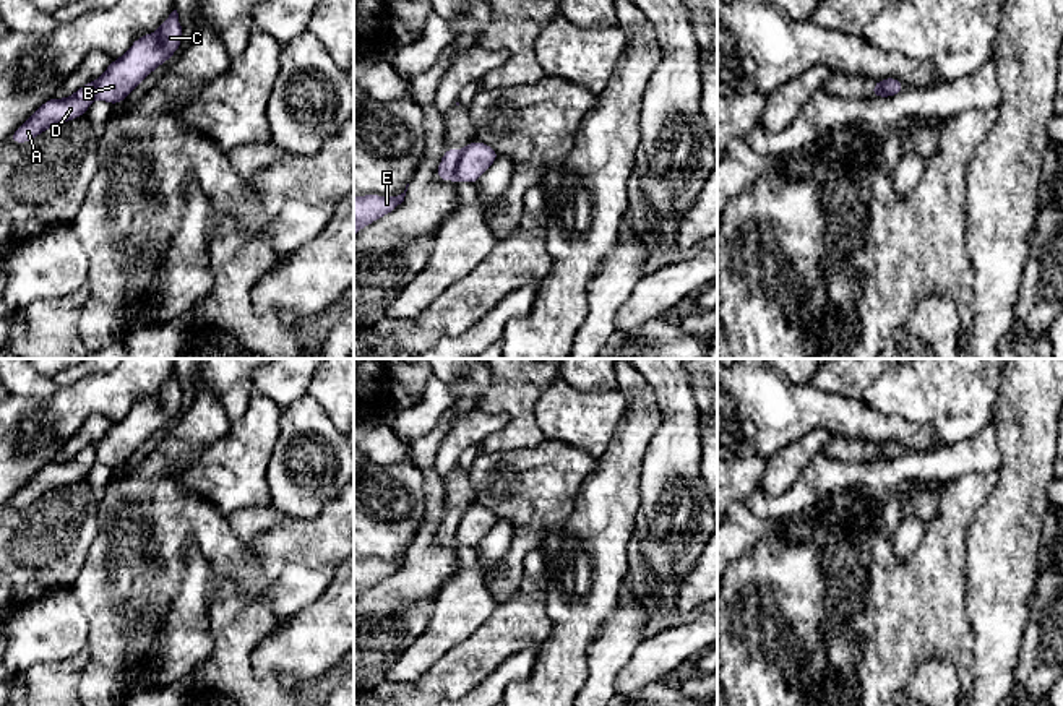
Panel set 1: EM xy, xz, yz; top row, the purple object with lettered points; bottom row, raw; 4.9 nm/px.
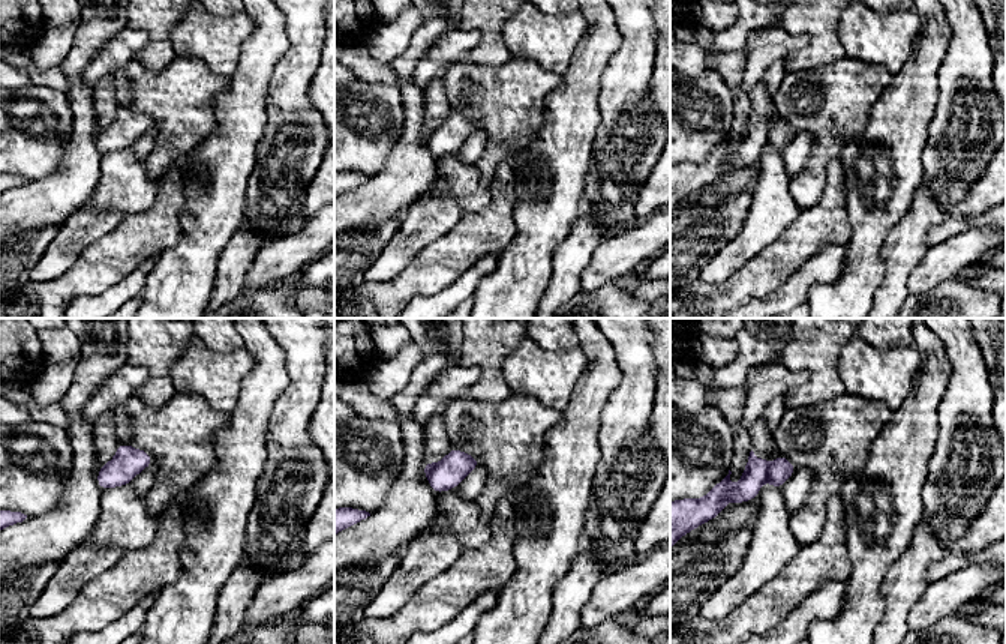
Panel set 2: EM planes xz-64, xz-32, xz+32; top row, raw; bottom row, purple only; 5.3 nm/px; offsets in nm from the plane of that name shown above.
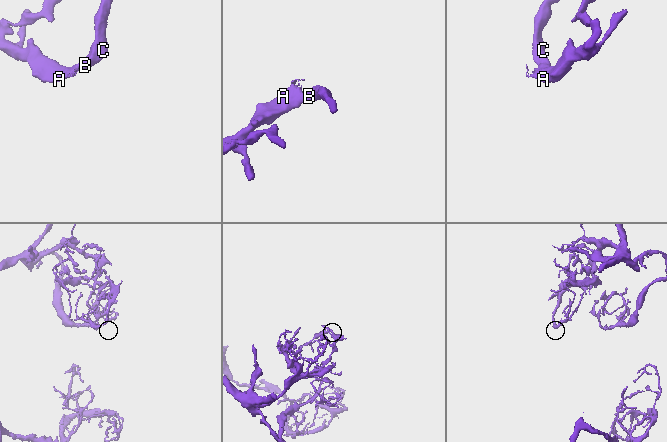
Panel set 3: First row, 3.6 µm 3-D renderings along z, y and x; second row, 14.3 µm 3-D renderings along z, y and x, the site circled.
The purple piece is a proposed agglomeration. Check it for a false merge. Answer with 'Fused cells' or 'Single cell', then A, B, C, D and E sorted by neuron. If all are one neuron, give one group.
Fused cells. Groups: A D E / B C

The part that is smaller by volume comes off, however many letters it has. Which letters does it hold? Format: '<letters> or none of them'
A, D, E

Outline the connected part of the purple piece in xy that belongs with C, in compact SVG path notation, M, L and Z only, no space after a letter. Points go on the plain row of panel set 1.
M174 373L151 398L133 404L131 411L110 425L96 443L96 459L117 469L157 430L166 427L179 412L183 393Z

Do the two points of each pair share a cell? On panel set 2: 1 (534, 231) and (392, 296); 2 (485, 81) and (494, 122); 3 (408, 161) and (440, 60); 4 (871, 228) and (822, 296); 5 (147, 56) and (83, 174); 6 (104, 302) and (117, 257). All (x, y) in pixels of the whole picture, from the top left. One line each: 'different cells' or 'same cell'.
1: different cells
2: same cell
3: different cells
4: same cell
5: different cells
6: different cells

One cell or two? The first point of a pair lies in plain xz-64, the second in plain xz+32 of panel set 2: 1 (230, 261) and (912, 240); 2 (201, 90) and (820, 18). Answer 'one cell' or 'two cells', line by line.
1: one cell
2: two cells

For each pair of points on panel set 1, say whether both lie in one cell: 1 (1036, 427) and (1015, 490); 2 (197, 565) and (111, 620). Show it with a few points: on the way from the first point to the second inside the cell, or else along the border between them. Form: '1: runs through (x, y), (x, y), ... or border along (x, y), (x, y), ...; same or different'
1: runs through (1028, 443), (1028, 469), (1024, 474); same
2: border along (193, 541), (187, 546), (182, 585), (169, 609); different

